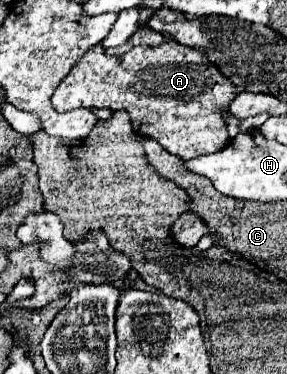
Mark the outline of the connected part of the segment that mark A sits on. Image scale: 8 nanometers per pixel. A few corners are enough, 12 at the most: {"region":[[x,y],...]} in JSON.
{"region":[[166,38],[94,46],[51,102],[126,110],[186,160],[228,146],[236,86]]}

